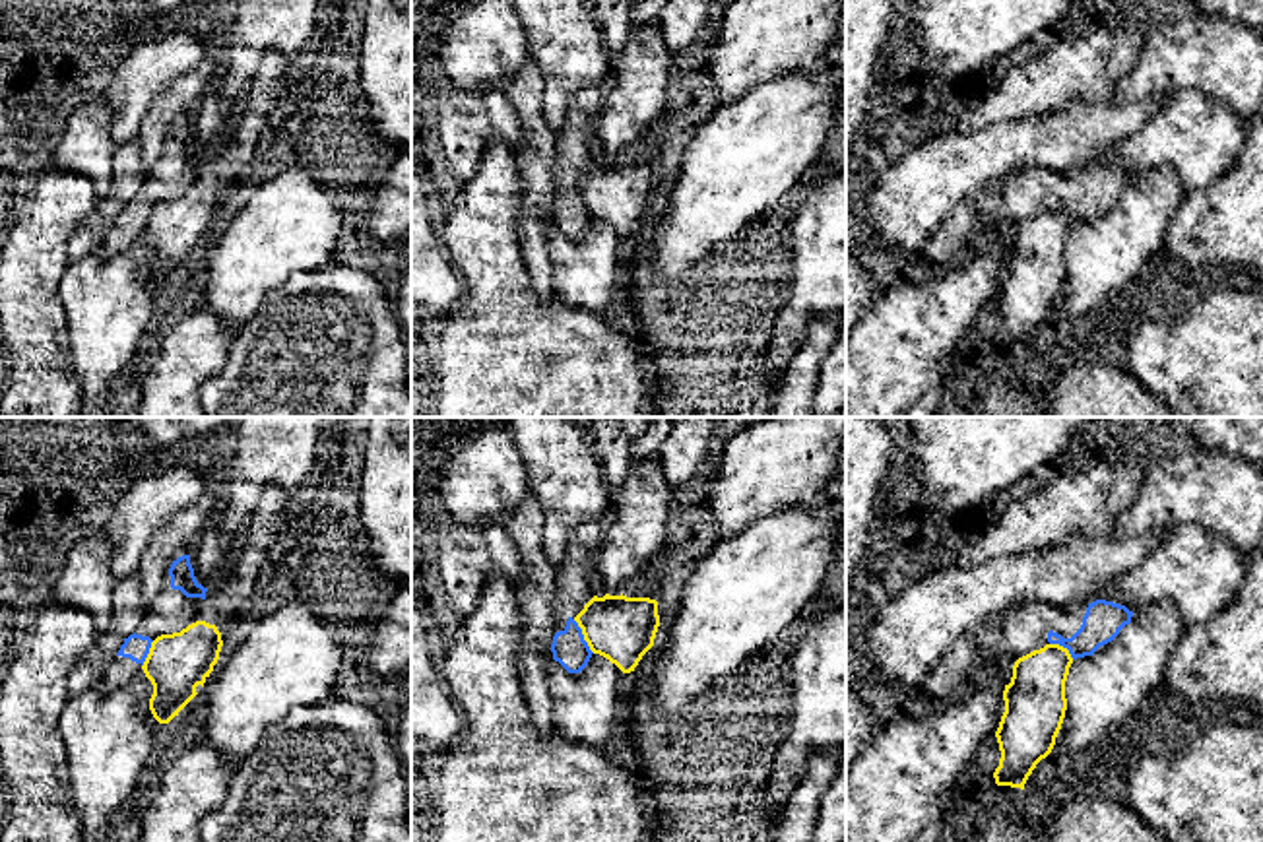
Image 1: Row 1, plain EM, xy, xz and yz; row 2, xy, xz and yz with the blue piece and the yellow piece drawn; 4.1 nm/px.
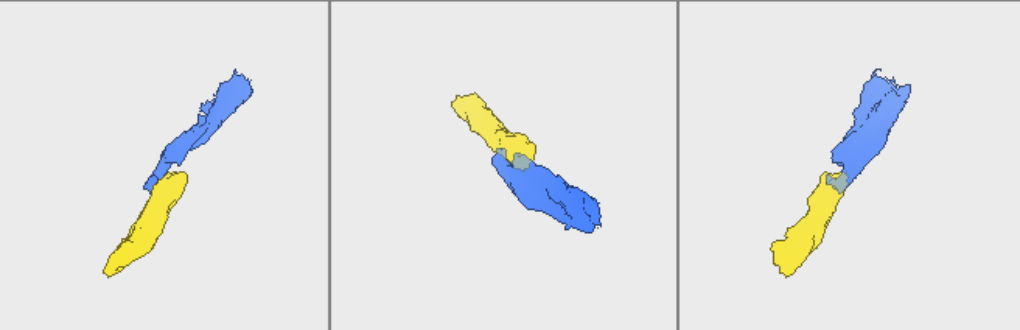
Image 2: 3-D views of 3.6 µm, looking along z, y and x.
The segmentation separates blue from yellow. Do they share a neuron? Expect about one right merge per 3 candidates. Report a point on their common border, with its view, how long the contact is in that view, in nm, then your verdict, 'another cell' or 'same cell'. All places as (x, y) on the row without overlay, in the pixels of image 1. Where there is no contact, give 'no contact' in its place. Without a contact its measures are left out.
xz (582, 202) | 170 nm | another cell

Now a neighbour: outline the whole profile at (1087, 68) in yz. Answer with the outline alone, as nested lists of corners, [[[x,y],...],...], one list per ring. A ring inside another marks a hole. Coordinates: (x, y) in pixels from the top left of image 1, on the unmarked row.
[[[1121,23],[1059,41],[1020,66],[1005,64],[958,128],[972,132],[1053,113],[1073,101],[1108,101],[1131,72],[1147,37],[1141,23]]]

